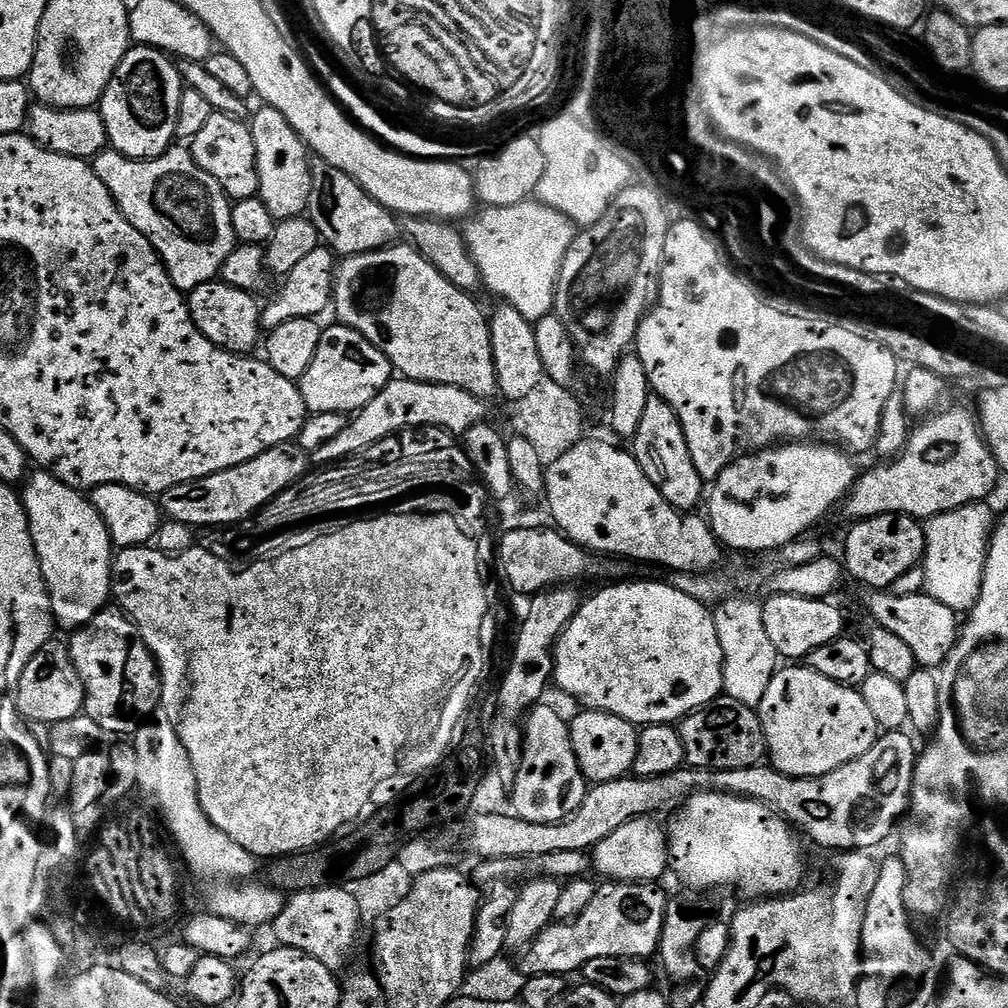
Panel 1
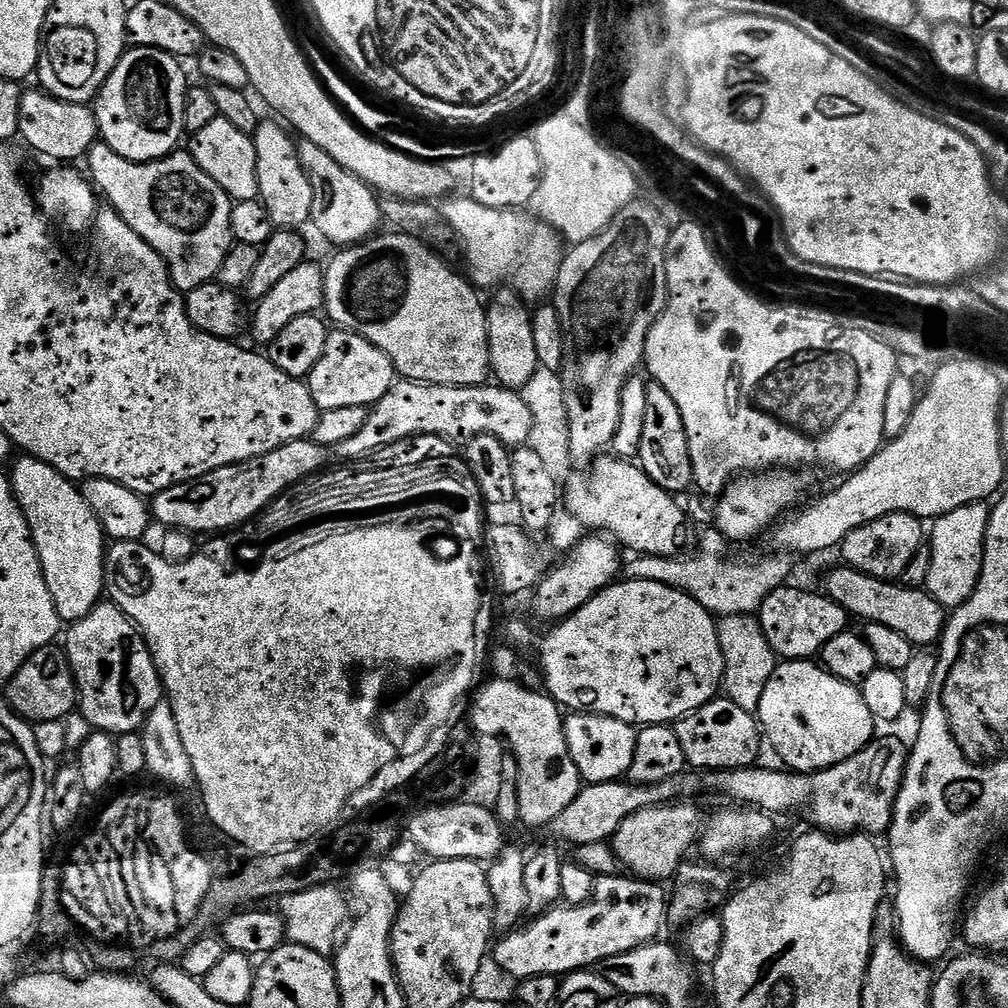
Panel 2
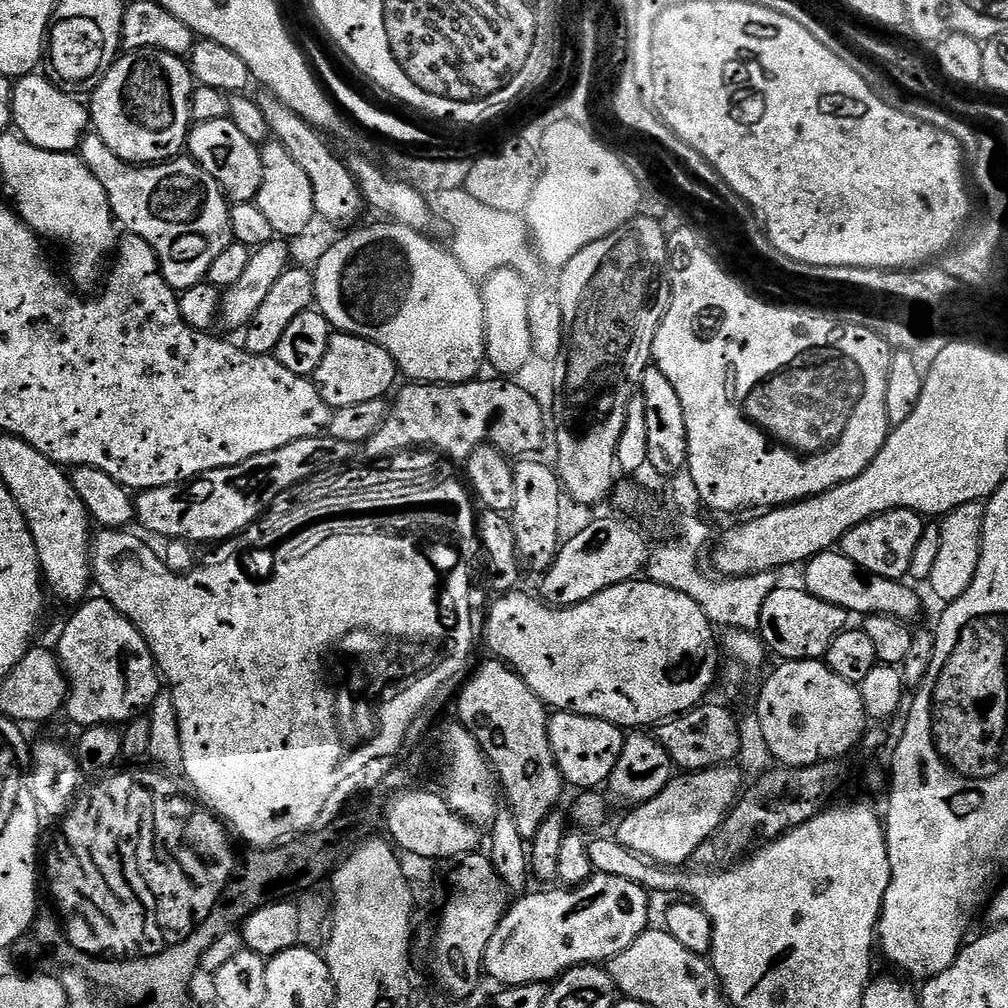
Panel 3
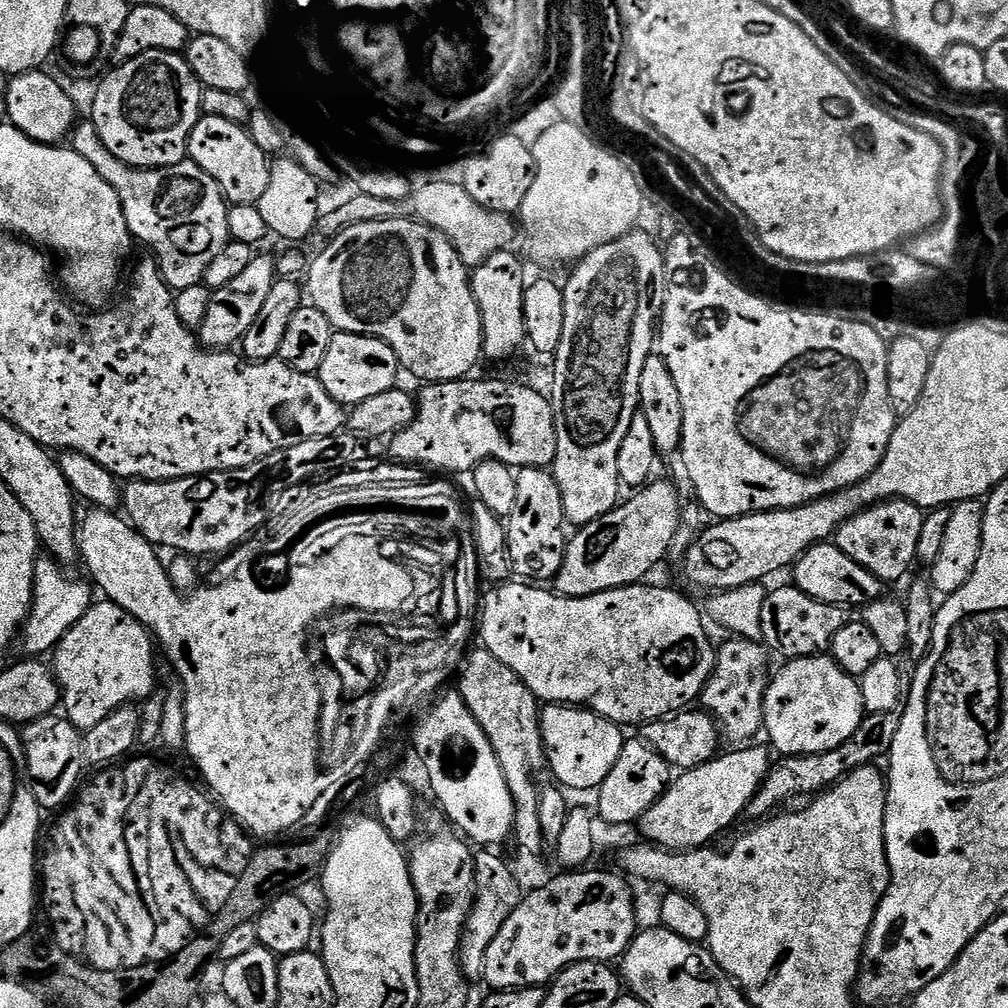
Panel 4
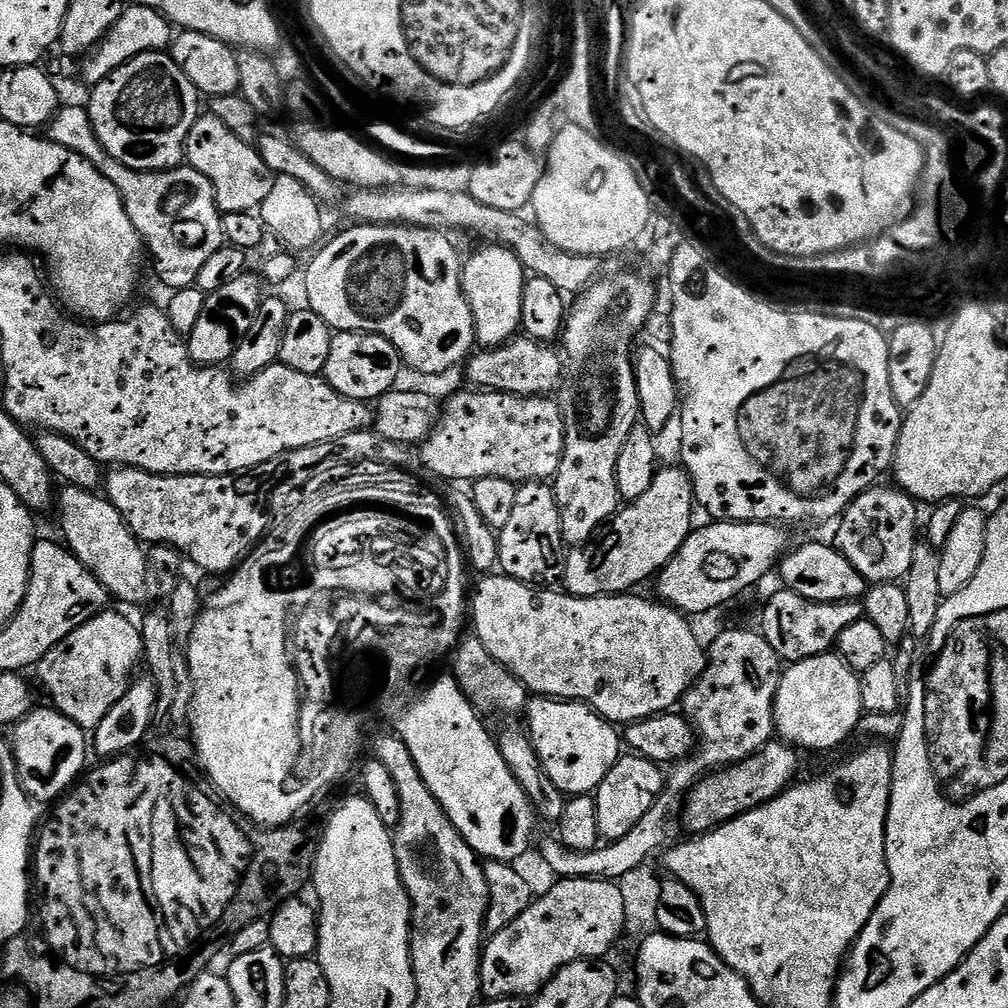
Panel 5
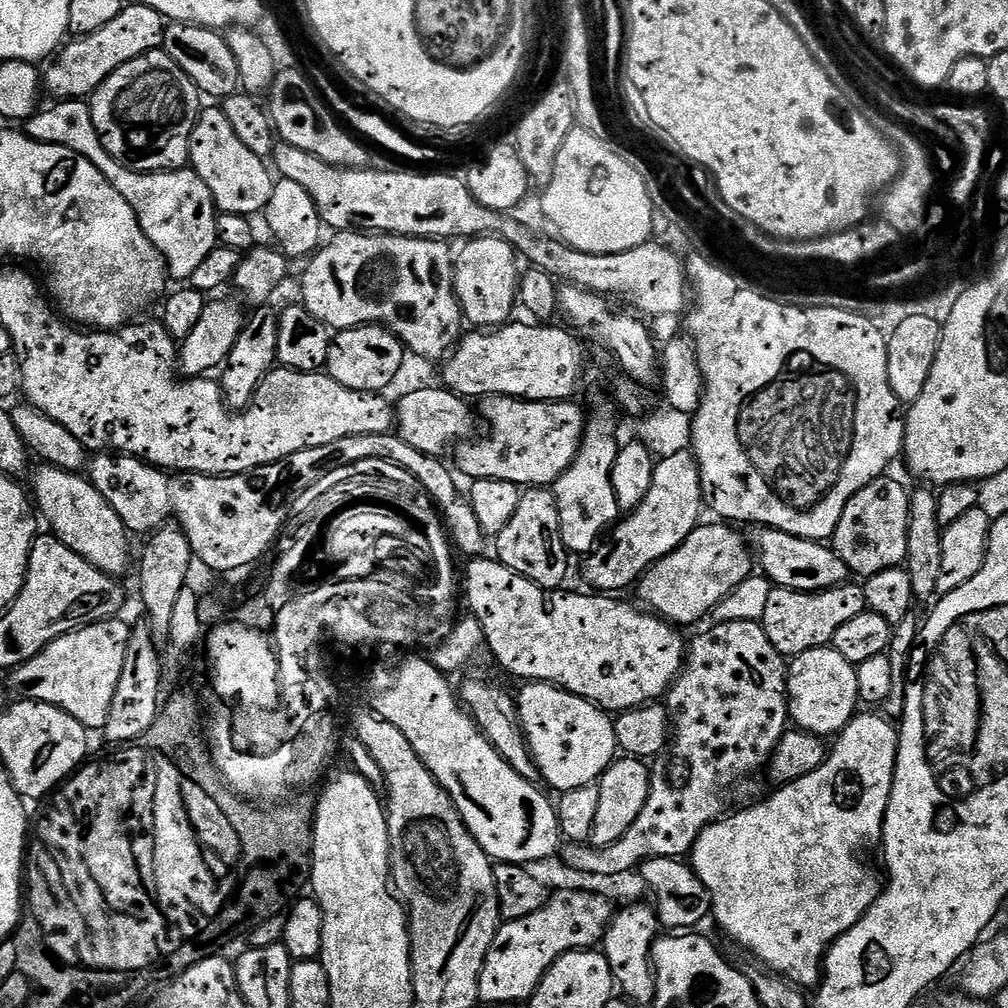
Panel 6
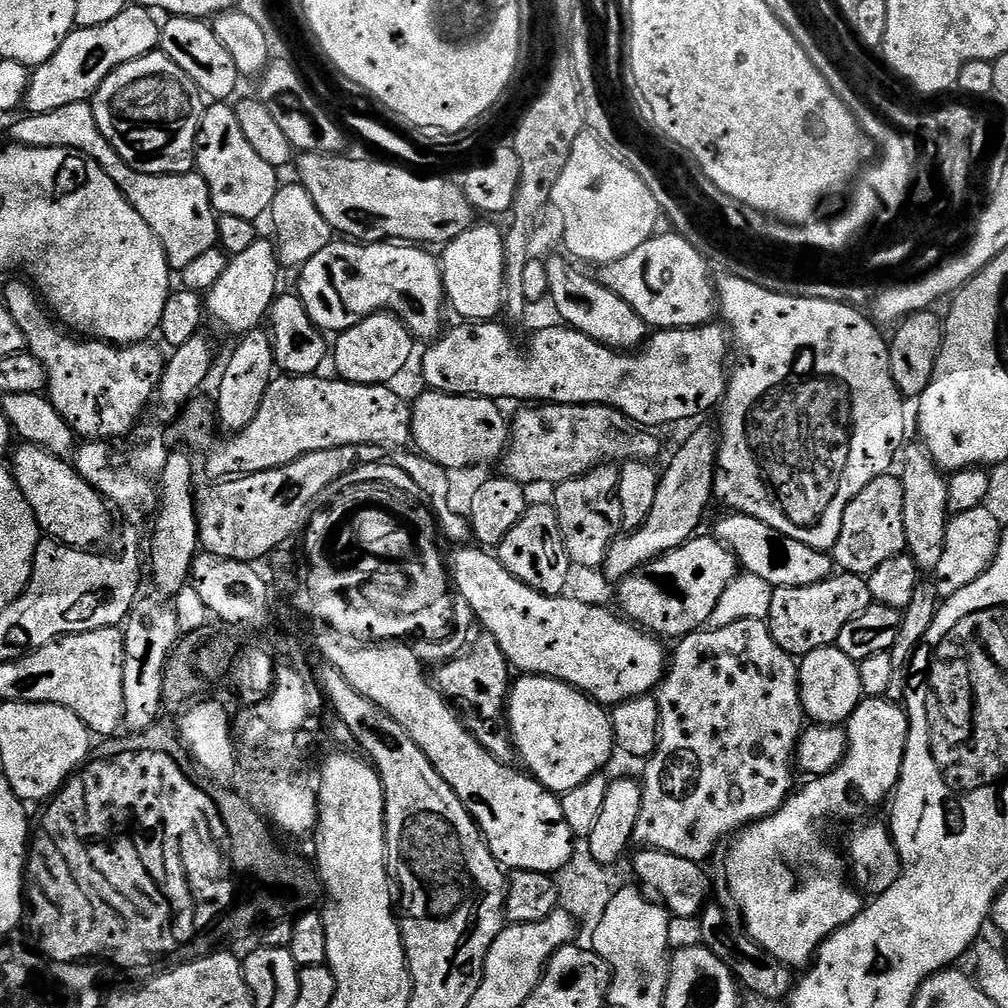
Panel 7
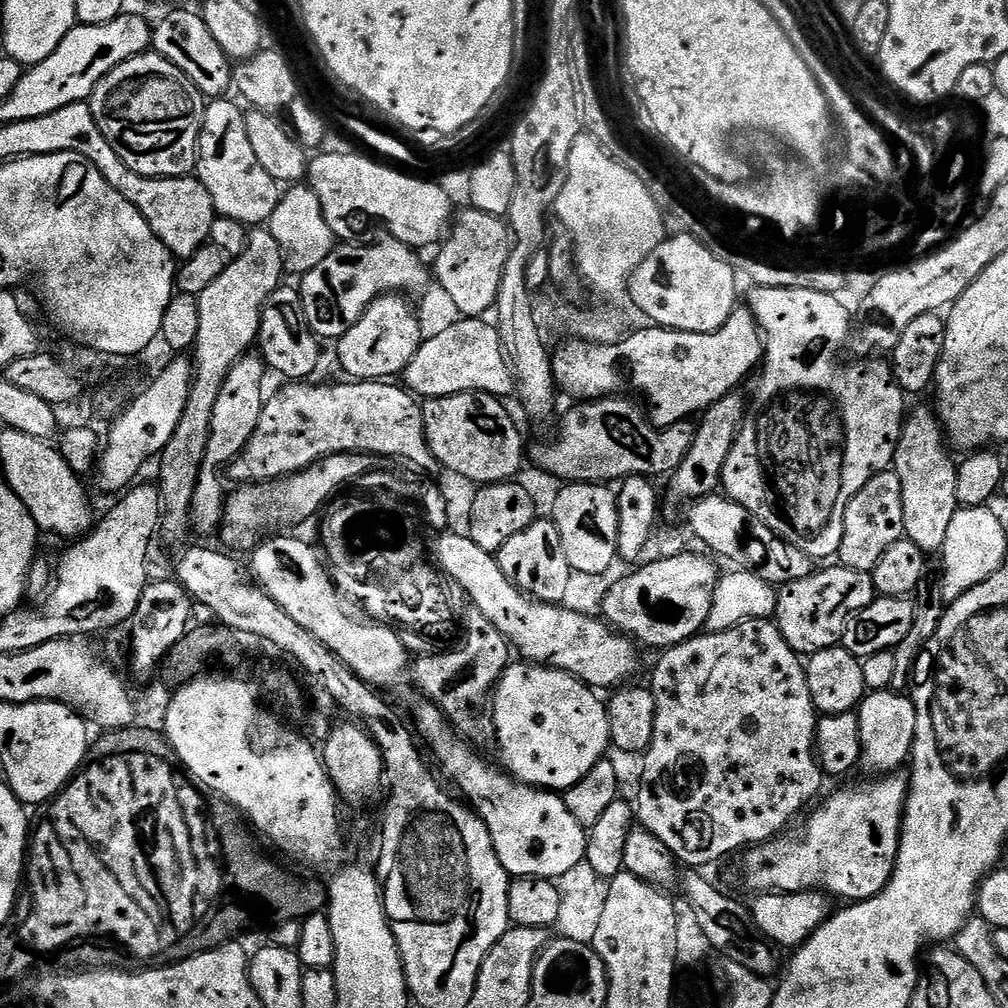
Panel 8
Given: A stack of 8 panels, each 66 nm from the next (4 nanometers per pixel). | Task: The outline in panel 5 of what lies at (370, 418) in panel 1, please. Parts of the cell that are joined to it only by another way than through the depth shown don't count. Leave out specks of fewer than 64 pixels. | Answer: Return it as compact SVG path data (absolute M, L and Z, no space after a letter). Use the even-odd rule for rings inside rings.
M468 390L472 392L456 392L448 400L448 409L439 413L436 427L428 435L428 439L419 445L418 460L421 460L430 471L436 476L441 476L448 482L475 482L482 478L506 478L513 482L548 482L555 477L556 472L560 469L562 454L564 453L564 413L561 405L556 405L552 398L544 396L512 396L508 392L490 392L487 390Z

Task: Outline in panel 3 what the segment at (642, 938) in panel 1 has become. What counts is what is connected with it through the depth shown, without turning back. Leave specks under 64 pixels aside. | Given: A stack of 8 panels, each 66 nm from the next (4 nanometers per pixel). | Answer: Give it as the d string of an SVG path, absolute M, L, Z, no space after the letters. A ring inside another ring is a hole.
M597 872L592 875L585 884L577 884L575 886L548 886L545 888L548 888L545 892L529 891L527 894L521 895L519 899L517 899L521 900L518 901L517 904L515 901L515 903L509 907L508 911L504 913L504 917L498 926L498 930L494 930L494 938L490 938L490 946L486 946L483 971L488 978L496 979L503 986L522 986L523 984L529 984L530 982L552 982L563 976L569 968L578 968L581 964L599 965L601 962L613 960L618 954L622 954L622 950L629 948L642 933L649 931L648 897L650 893L647 888L638 886L634 882L626 882L626 878L614 878L610 874Z

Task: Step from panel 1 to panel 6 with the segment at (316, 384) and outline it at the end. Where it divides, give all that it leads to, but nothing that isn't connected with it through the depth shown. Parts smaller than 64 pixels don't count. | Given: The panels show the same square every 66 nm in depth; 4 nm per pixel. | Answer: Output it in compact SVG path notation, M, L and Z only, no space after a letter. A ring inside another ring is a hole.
M363 324L361 328L345 328L332 337L326 371L342 386L359 392L383 393L396 380L404 364L406 349L392 329L383 324Z

